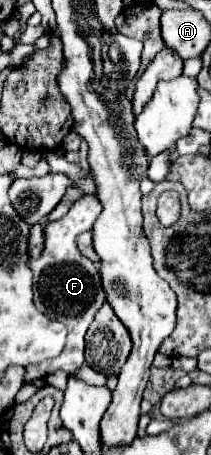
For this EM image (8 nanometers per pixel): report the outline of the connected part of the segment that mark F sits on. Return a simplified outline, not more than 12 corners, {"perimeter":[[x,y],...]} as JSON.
{"perimeter":[[94,194],[44,228],[34,304],[68,328],[62,354],[26,380],[84,362],[84,336],[106,302],[98,268],[76,248],[102,212]]}

